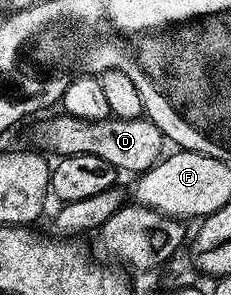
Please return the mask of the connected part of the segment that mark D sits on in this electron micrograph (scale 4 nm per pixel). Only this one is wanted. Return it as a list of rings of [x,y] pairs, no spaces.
[[[60,112],[58,116],[40,127],[40,146],[38,145],[40,150],[48,154],[55,153],[56,158],[69,155],[97,155],[97,159],[105,159],[105,163],[109,163],[117,171],[123,172],[124,169],[125,172],[131,173],[130,175],[138,175],[152,169],[155,162],[164,156],[163,132],[143,117],[121,119],[110,116],[104,121],[85,121],[80,117],[70,117],[65,112]]]

